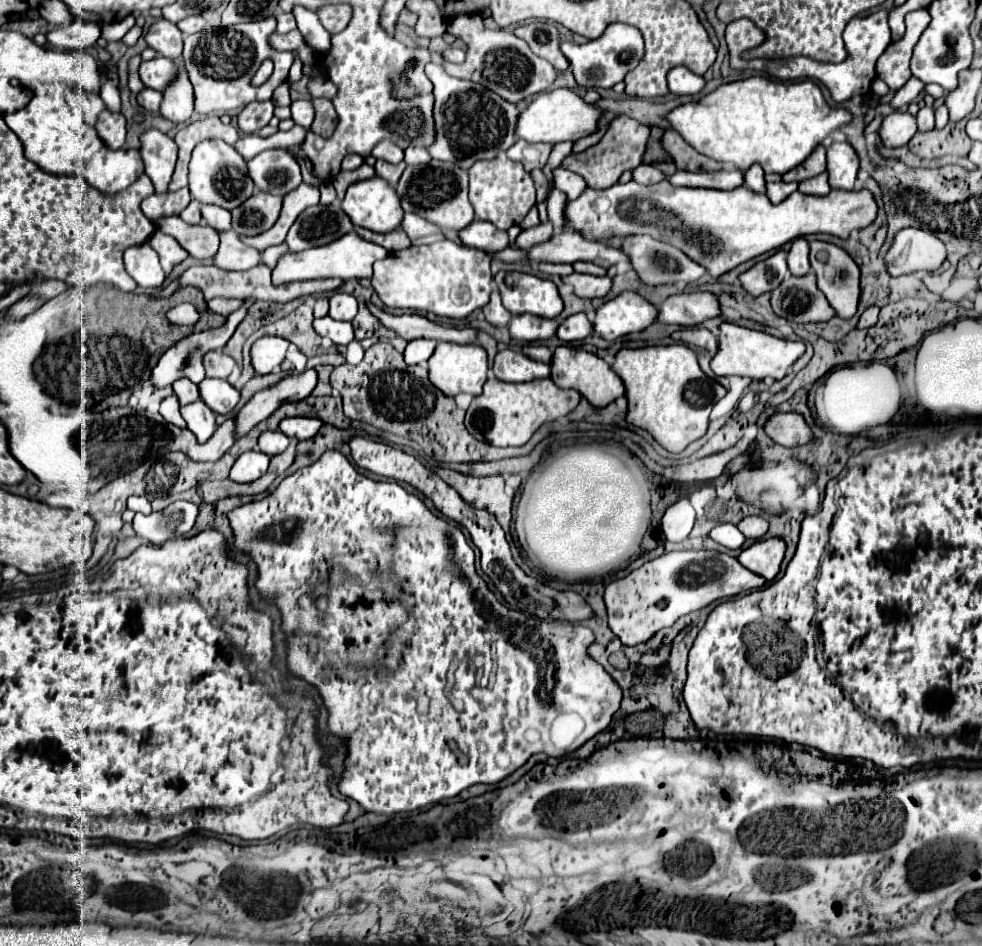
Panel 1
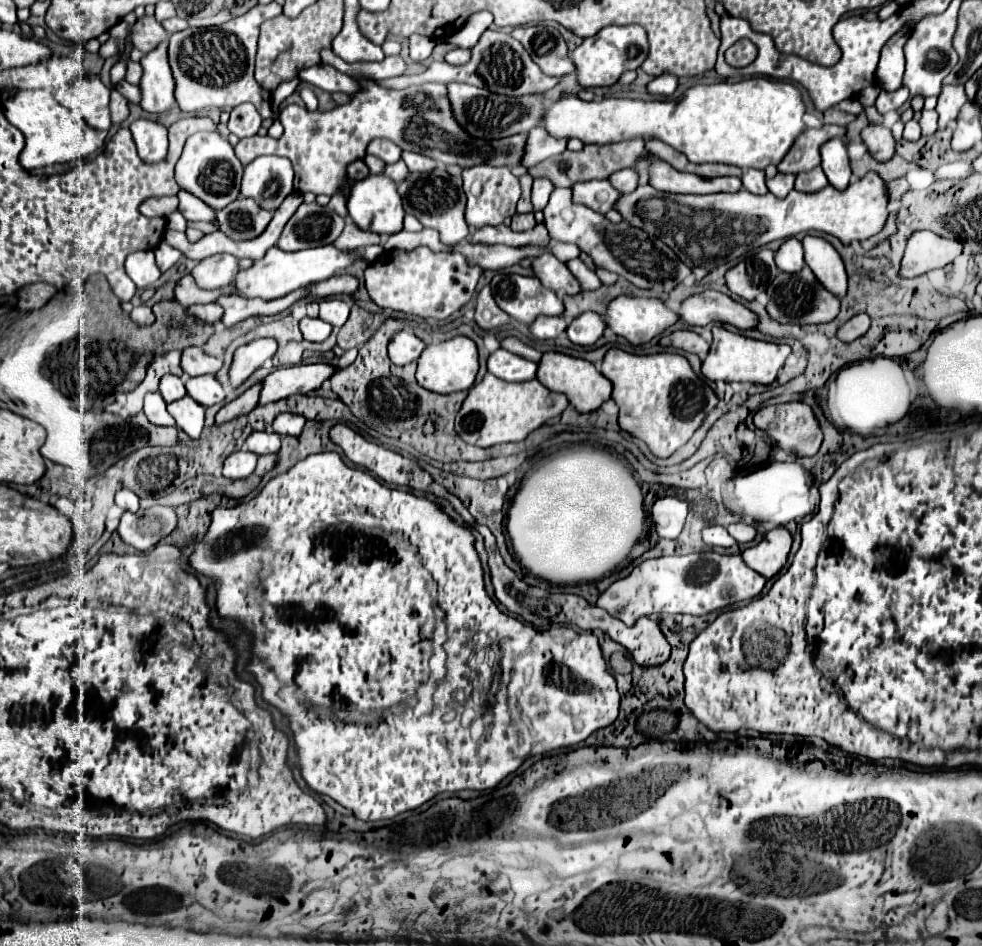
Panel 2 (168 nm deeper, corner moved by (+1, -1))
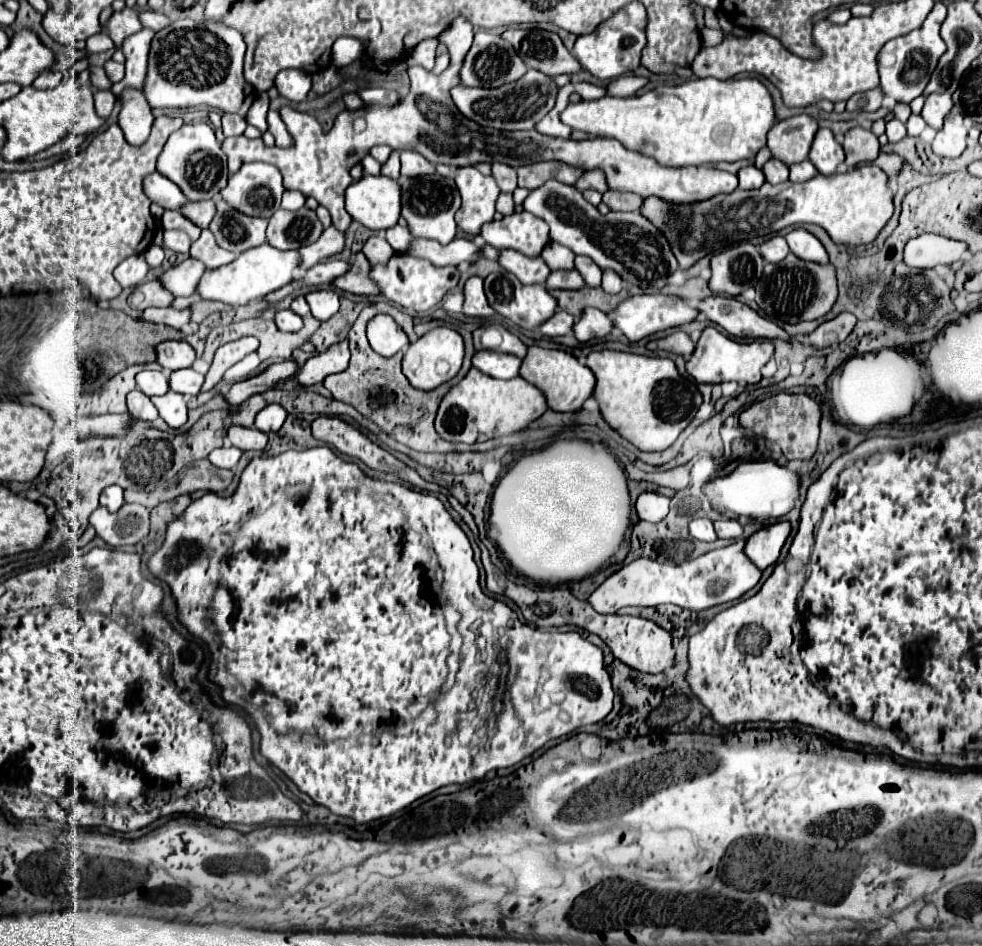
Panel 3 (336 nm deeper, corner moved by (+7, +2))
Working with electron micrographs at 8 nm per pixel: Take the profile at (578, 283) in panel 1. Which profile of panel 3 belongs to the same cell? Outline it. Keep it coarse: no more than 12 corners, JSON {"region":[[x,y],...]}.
{"region":[[501,251],[499,263],[525,285],[545,283],[543,257]]}

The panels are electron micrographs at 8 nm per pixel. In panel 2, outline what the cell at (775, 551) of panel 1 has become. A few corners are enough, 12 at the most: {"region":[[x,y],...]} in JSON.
{"region":[[775,528],[741,556],[749,568],[773,578],[787,562],[791,534]]}

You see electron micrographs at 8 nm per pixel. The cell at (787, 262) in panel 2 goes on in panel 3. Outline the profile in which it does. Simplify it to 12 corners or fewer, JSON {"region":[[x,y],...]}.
{"region":[[775,235],[761,245],[767,263],[779,263],[791,253],[785,237]]}

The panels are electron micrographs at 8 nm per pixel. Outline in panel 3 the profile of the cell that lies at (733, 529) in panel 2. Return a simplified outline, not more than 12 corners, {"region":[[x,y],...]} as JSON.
{"region":[[715,521],[721,539],[739,539],[743,527],[737,521]]}

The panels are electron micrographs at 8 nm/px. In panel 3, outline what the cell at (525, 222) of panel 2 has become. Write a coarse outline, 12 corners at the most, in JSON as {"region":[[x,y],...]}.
{"region":[[509,193],[497,199],[497,211],[505,217],[515,213]]}

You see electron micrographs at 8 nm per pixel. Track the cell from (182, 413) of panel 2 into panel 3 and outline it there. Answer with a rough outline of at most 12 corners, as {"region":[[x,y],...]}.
{"region":[[169,391],[151,397],[161,419],[179,429],[187,423],[187,401]]}

